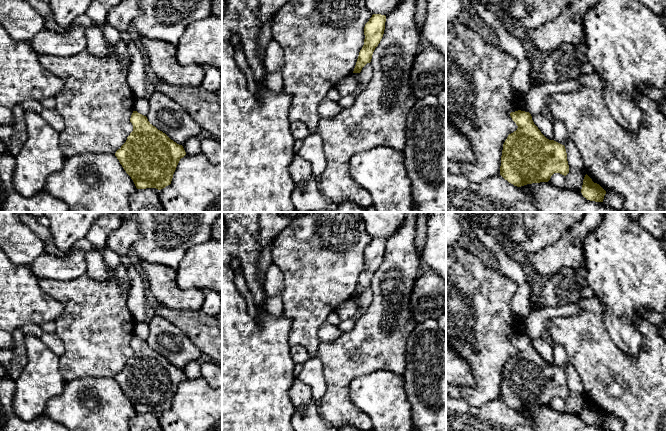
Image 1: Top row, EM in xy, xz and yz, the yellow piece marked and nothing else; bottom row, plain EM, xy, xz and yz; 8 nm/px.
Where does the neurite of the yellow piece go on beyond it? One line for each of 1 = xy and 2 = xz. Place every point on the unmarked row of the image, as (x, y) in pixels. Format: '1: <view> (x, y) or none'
1: none
2: none

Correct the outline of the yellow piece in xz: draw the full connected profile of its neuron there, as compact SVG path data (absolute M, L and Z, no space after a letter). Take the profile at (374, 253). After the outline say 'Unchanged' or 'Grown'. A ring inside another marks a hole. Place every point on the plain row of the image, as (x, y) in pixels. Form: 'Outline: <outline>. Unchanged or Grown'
Outline: M373 238L364 251L364 269L359 276L359 280L353 297L360 297L362 292L371 286L373 276L380 267L385 254L386 240Z. Unchanged

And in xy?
Outline: M133 335L130 346L133 349L133 355L121 372L116 375L115 380L137 413L161 414L171 408L176 391L186 376L182 369L171 364L165 357L153 350L146 340L137 335Z. Unchanged

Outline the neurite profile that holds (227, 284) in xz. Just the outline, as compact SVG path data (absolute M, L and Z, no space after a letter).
M222 212L225 223L222 240L222 431L294 431L291 419L295 407L289 397L295 376L295 363L291 357L289 333L291 320L286 316L275 317L266 312L265 287L258 277L258 262L264 246L258 242L258 212ZM238 259L241 262L249 292L253 295L260 313L251 317L247 312L247 302L235 287L234 270L230 262Z

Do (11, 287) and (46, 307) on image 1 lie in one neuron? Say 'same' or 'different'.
same

